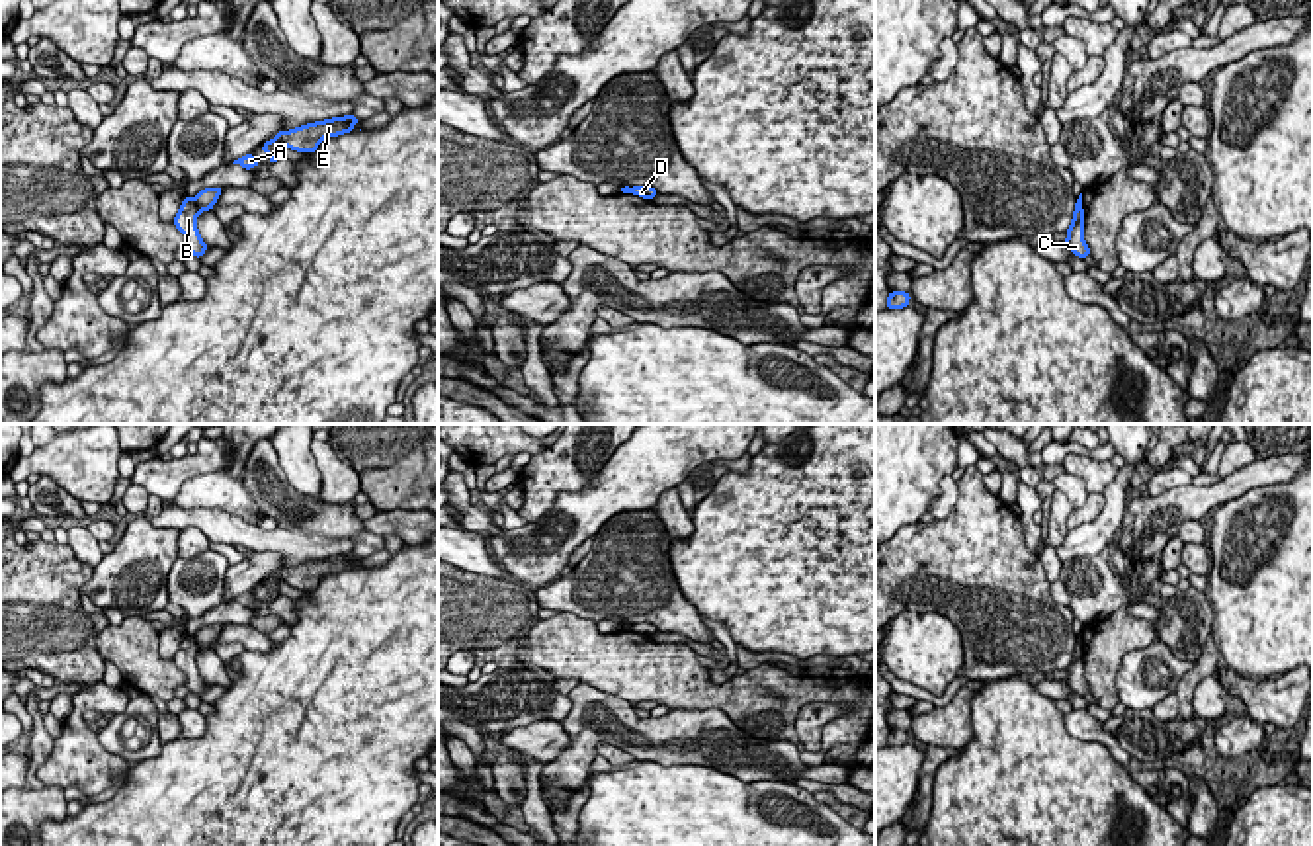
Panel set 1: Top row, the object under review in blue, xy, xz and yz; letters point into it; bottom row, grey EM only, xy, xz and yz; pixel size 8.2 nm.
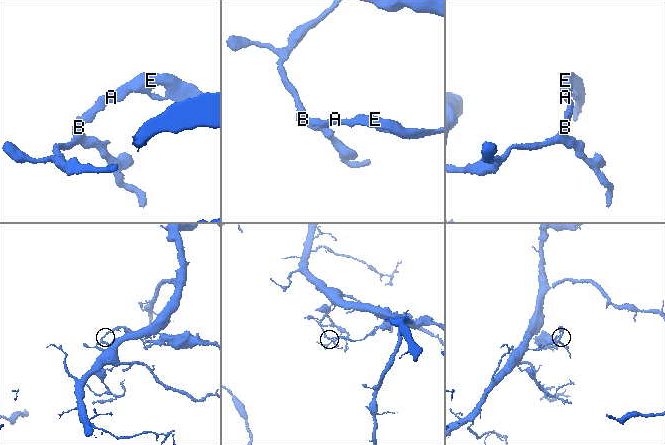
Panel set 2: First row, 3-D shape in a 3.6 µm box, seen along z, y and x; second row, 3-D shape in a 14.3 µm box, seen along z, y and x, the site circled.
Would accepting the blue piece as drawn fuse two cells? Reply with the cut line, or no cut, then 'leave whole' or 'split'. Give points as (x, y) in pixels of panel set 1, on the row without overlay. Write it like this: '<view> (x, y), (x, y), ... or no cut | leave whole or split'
xy (192, 637), (200, 649) | split

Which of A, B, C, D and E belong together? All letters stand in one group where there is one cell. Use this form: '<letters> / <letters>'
A D E / B C

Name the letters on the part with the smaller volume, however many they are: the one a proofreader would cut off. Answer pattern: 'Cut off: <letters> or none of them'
Cut off: A, D, E

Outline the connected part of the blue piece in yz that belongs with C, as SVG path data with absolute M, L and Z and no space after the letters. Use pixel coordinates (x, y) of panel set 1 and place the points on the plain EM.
M1079 639L1075 641L1073 658L1067 666L1067 678L1061 682L1065 682L1075 694L1082 698L1090 694L1090 686L1084 680L1084 649Z

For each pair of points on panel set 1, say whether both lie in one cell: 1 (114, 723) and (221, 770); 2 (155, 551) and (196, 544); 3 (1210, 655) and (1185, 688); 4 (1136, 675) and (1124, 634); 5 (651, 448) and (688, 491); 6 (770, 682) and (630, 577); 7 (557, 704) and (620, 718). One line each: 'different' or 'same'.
1: different
2: different
3: same
4: different
5: different
6: different
7: different

